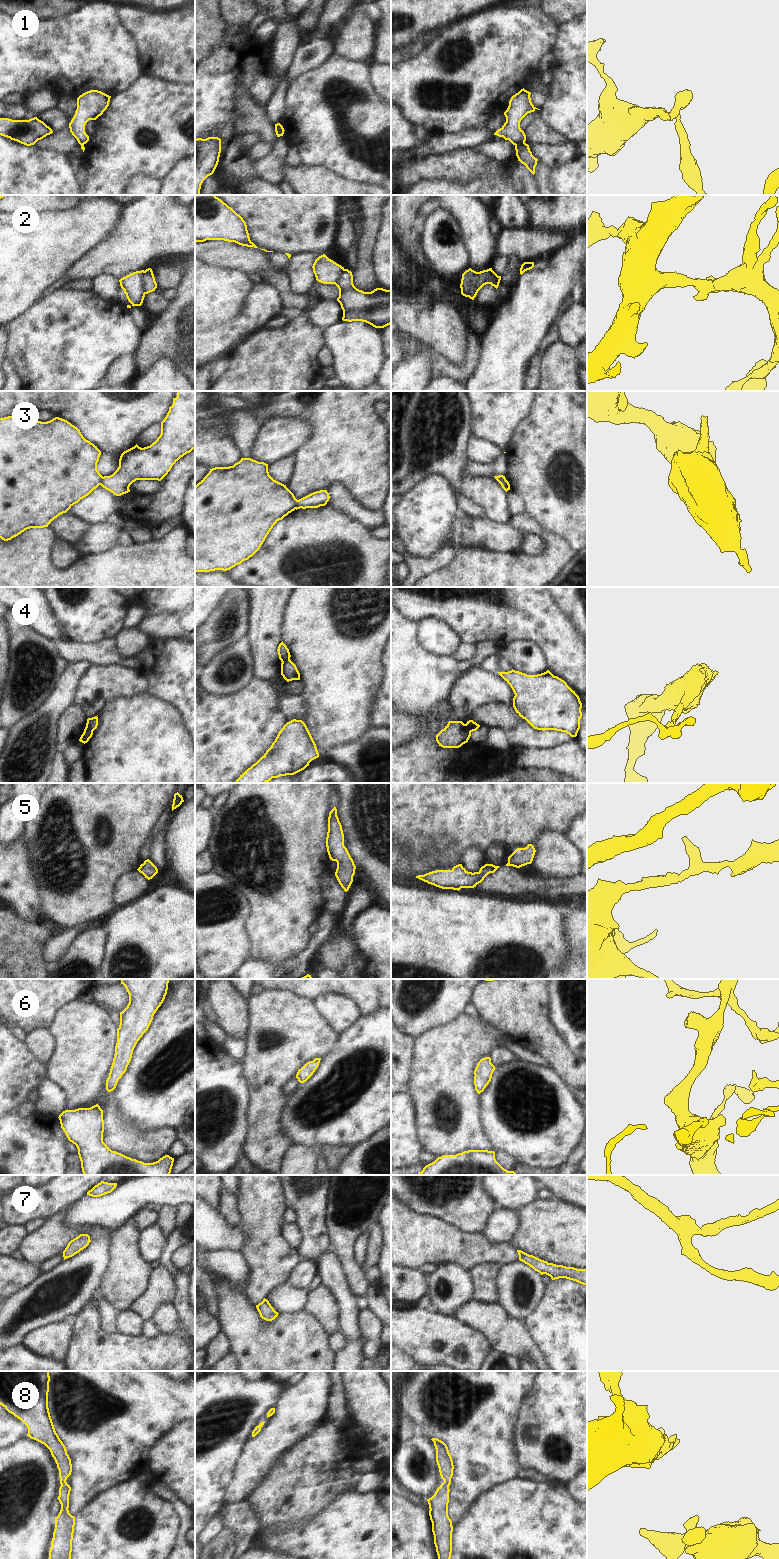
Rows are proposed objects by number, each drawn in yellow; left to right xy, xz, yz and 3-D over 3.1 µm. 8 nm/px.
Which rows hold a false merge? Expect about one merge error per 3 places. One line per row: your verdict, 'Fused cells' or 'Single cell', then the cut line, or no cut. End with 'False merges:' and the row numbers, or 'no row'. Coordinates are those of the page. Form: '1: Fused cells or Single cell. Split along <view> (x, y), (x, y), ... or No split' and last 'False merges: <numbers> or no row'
1: Fused cells. Split along yz (524, 142), (515, 145)
2: Fused cells. Split along yz (474, 271), (471, 277), (471, 287), (477, 291)
3: Fused cells. Split along xz (297, 500), (294, 508)
4: Fused cells. Split along xy (86, 726), (93, 730)
5: Single cell. No split
6: Single cell. No split
7: Single cell. No split
8: Single cell. No split
False merges: 1, 2, 3, 4

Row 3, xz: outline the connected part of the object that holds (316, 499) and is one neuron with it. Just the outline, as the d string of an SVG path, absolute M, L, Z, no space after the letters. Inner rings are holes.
M327 490L316 491L297 500L295 509L318 508L320 506L325 506L329 499L330 496Z

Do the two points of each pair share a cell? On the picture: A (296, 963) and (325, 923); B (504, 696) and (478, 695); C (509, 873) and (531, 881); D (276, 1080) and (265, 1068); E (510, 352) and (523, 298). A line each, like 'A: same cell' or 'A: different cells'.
A: same cell
B: same cell
C: same cell
D: same cell
E: same cell

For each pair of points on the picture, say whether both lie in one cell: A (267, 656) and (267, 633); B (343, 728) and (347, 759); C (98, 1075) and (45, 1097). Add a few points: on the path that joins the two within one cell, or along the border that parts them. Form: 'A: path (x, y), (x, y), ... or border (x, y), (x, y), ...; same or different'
A: path (266, 650), (266, 639); same
B: border (365, 730), (355, 739), (333, 745), (325, 754); different
C: border (45, 1077), (53, 1081), (64, 1093), (66, 1109); different

